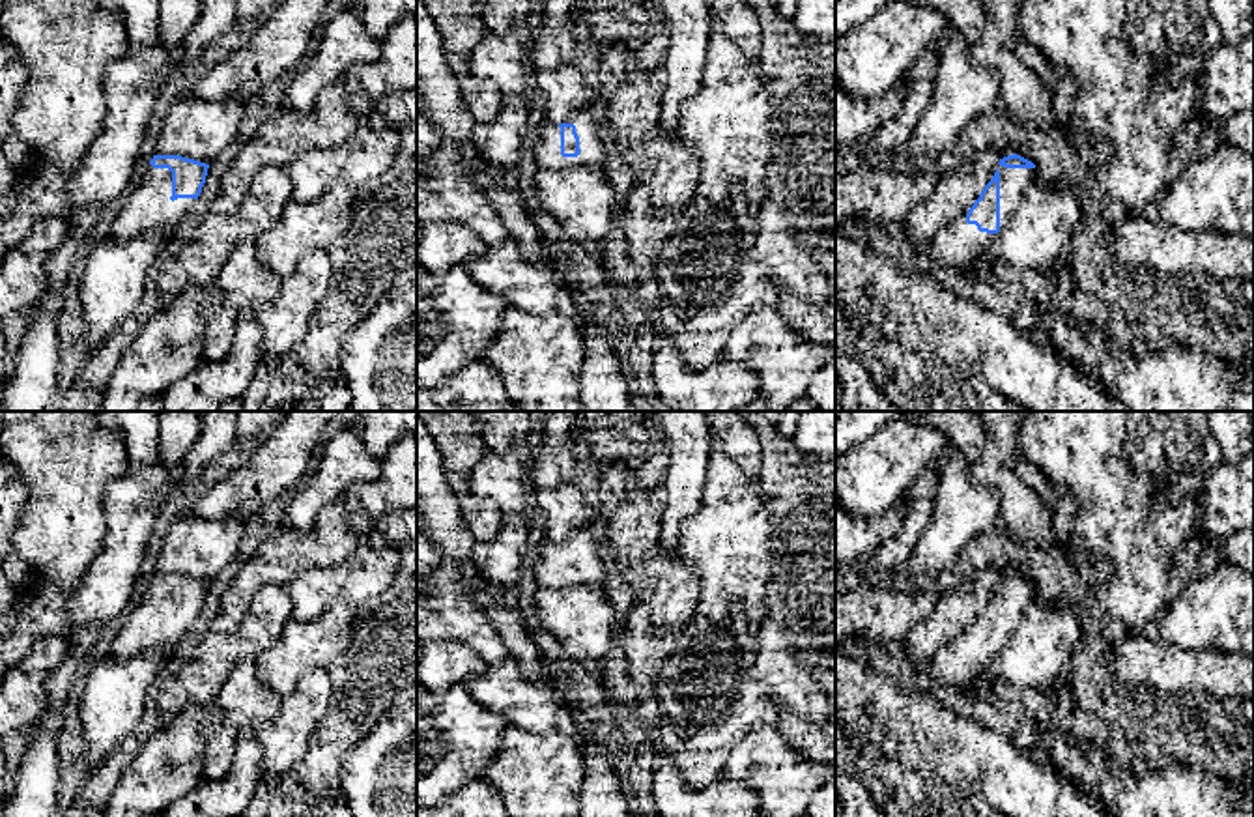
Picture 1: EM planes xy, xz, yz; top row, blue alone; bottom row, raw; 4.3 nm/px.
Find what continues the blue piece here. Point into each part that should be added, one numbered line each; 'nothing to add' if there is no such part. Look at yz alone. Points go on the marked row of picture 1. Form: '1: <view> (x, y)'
1: yz (1013, 182)

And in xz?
1: xz (546, 154)

